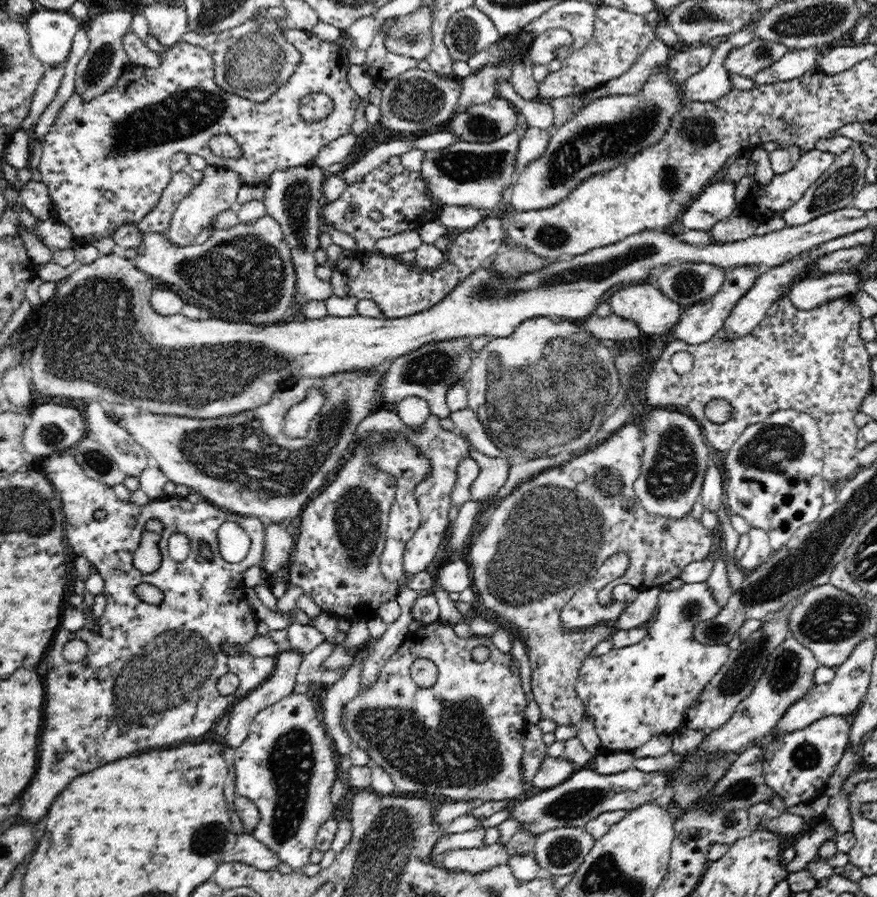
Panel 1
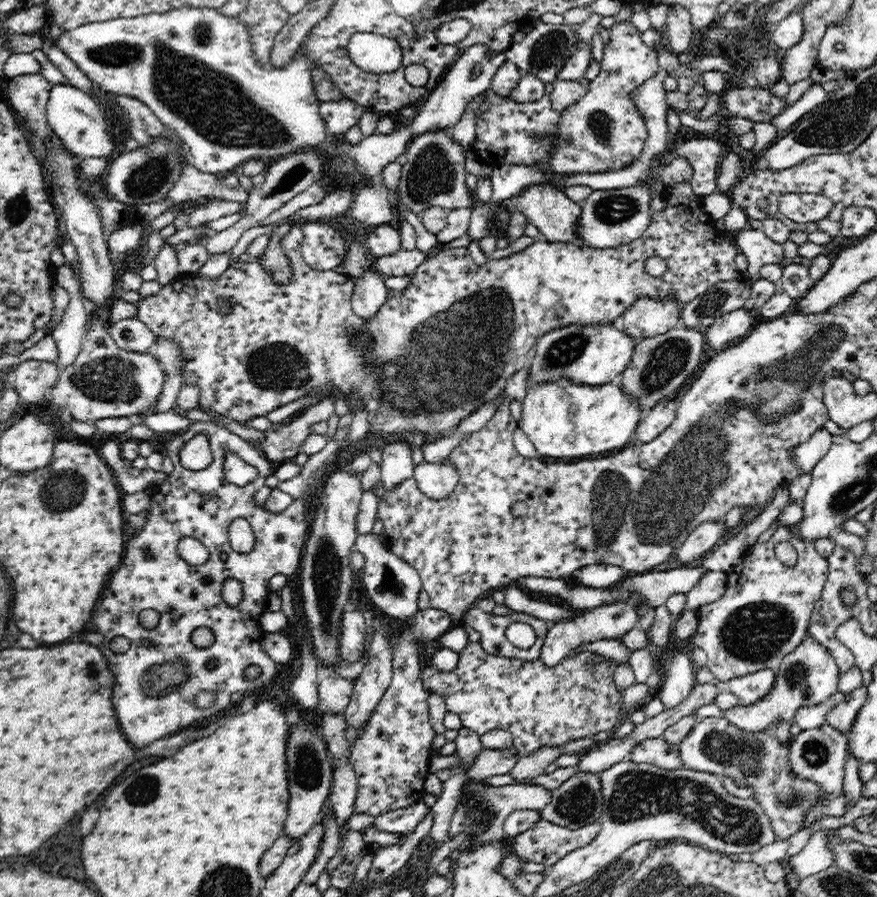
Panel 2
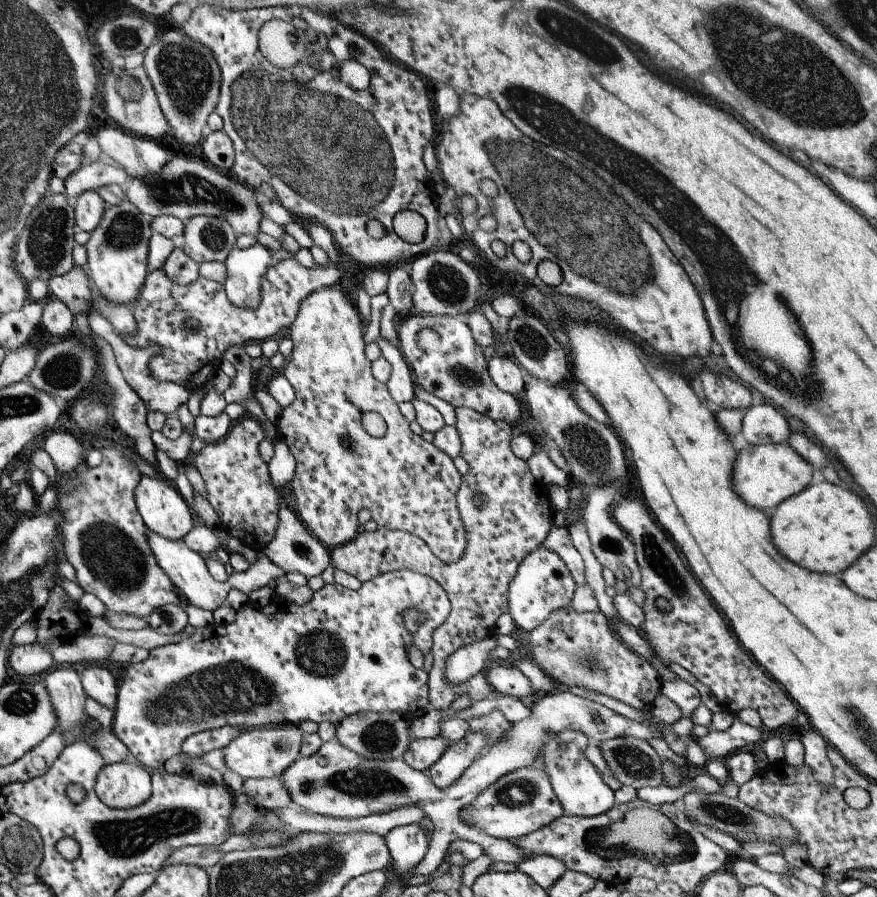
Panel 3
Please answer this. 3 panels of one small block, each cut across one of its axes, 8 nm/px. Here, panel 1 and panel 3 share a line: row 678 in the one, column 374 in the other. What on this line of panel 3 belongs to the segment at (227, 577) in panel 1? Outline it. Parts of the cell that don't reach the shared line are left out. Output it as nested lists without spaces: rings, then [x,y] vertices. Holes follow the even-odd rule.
[[[201,4],[178,27],[189,39],[206,46],[220,68],[220,87],[214,111],[221,117],[221,130],[229,137],[234,150],[229,175],[253,190],[261,182],[269,184],[275,191],[276,200],[294,220],[315,221],[316,230],[323,227],[331,233],[335,251],[341,249],[367,268],[399,266],[401,262],[411,261],[421,253],[440,247],[437,226],[440,216],[433,192],[433,177],[421,161],[423,148],[433,137],[433,120],[425,84],[419,74],[389,60],[373,42],[339,18],[297,5],[223,10]],[[293,18],[301,18],[314,32],[321,32],[327,40],[326,50],[337,62],[330,70],[318,70],[309,82],[303,84],[298,84],[291,71],[271,66],[259,52],[257,44],[258,28],[264,22],[281,19],[290,23]],[[345,59],[355,59],[367,69],[367,88],[356,91],[339,79],[338,64]],[[402,210],[418,212],[425,219],[426,231],[421,242],[406,243],[393,232],[393,215]],[[370,218],[378,220],[385,228],[385,236],[381,239],[367,235],[365,222]]]

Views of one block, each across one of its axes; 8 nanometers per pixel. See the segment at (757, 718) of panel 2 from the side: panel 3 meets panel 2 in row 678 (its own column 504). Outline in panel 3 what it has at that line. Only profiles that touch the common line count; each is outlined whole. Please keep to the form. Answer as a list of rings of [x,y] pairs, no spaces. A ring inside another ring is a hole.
[[[533,764],[500,776],[482,790],[473,802],[459,810],[459,820],[481,834],[513,841],[551,824],[563,814],[565,812],[556,800],[547,773],[539,764]]]

